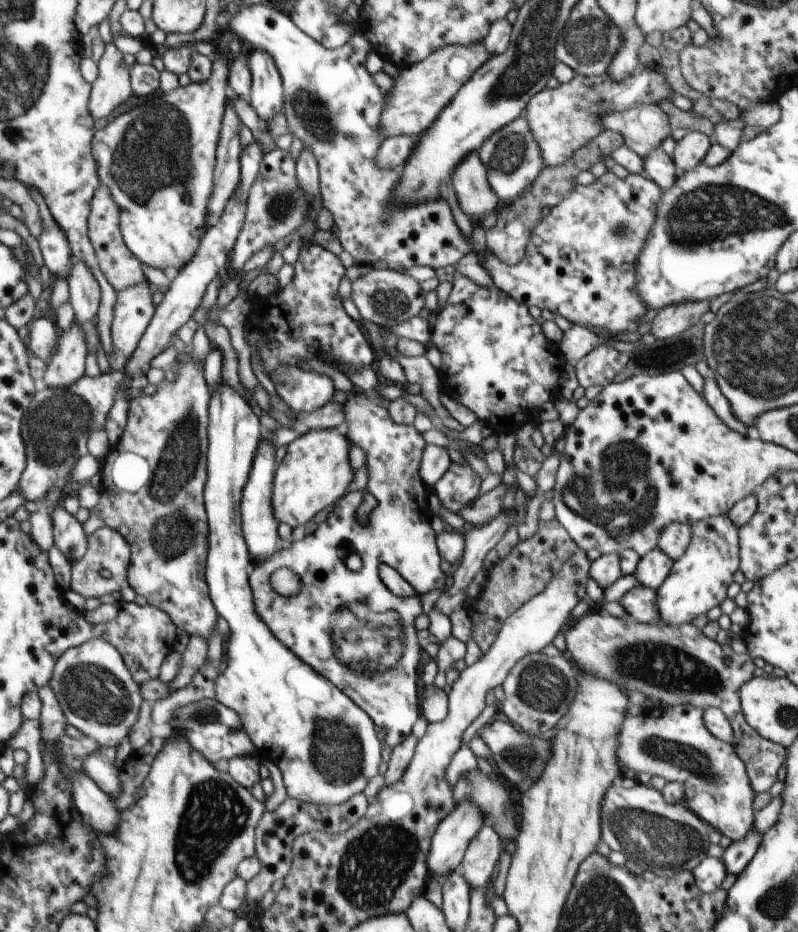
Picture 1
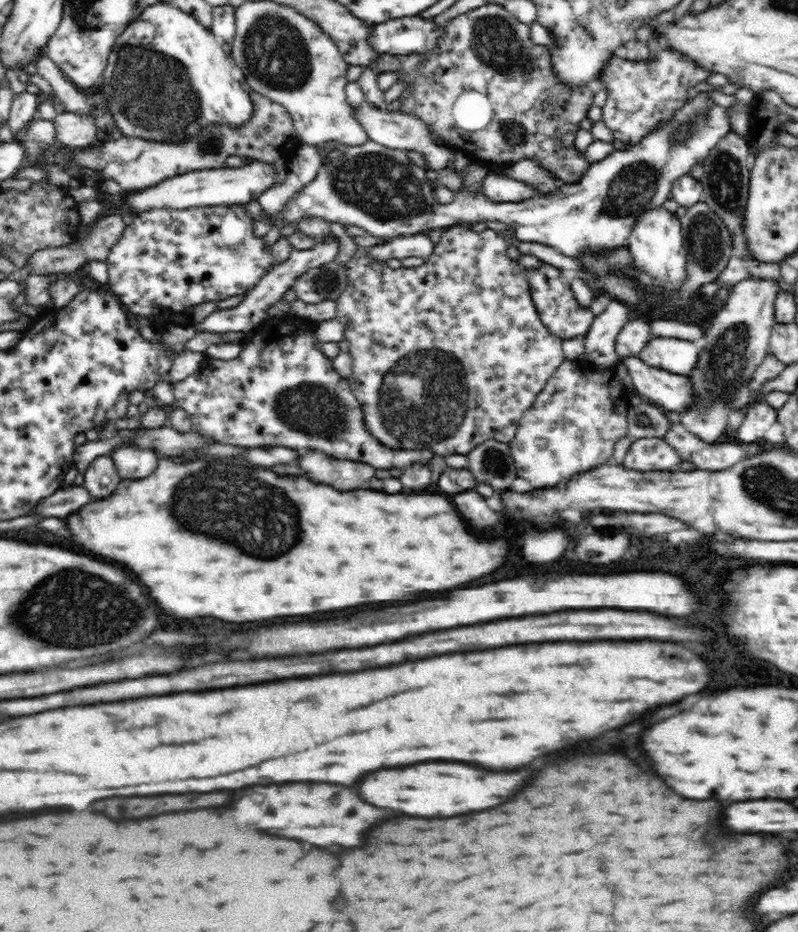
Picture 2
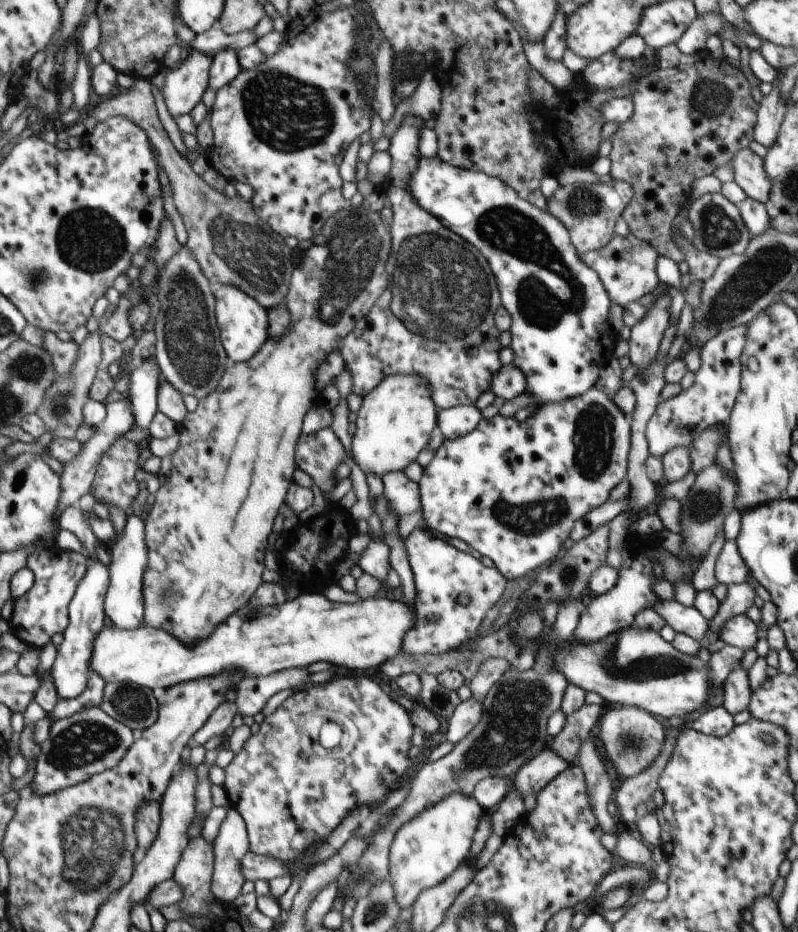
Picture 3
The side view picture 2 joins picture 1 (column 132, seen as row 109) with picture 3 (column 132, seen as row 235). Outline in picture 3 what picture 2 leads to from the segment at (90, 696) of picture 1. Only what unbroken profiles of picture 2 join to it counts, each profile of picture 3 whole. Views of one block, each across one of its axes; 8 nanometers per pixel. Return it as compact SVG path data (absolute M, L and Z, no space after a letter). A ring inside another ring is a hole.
M149 351L143 356L140 366L134 367L130 374L130 384L128 384L127 395L130 396L132 404L132 414L134 422L138 428L148 428L152 418L158 412L157 396L158 384L160 384L161 372L157 366L155 358L148 358L152 353ZM138 513L129 514L124 532L116 537L111 554L111 586L107 590L106 613L114 626L130 630L142 627L144 620L144 570L148 564L148 548L146 548L145 522Z

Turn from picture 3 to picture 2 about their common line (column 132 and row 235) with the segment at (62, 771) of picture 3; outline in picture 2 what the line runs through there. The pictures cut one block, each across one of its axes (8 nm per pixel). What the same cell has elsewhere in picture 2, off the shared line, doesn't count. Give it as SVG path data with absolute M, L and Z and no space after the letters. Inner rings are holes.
M732 132L728 137L722 138L720 142L708 153L702 162L704 173L699 181L703 186L702 202L705 202L723 220L730 235L733 232L732 245L738 250L745 250L743 258L750 258L749 246L745 241L744 222L745 208L749 193L749 171L748 171L748 143L746 138L741 138Z

